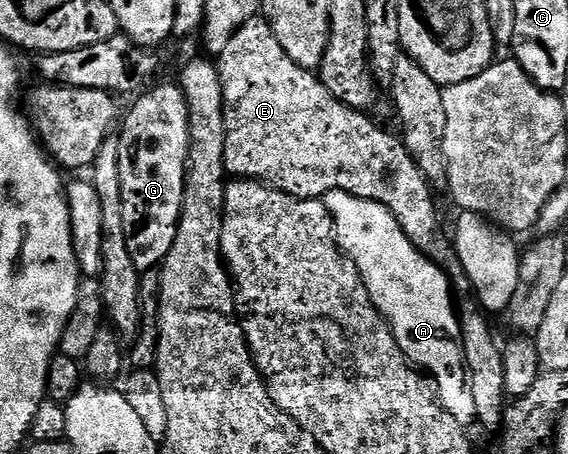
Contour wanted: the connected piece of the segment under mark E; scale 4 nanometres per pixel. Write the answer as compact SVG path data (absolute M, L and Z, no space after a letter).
M263 17L251 18L218 56L222 80L224 115L226 116L226 168L233 179L250 178L273 186L295 198L323 199L331 190L341 190L388 207L411 242L432 259L448 276L457 295L473 293L472 282L456 254L455 245L440 231L440 214L436 211L433 183L418 168L399 137L387 134L371 122L367 113L342 104L320 83L313 71L304 70L286 52Z

